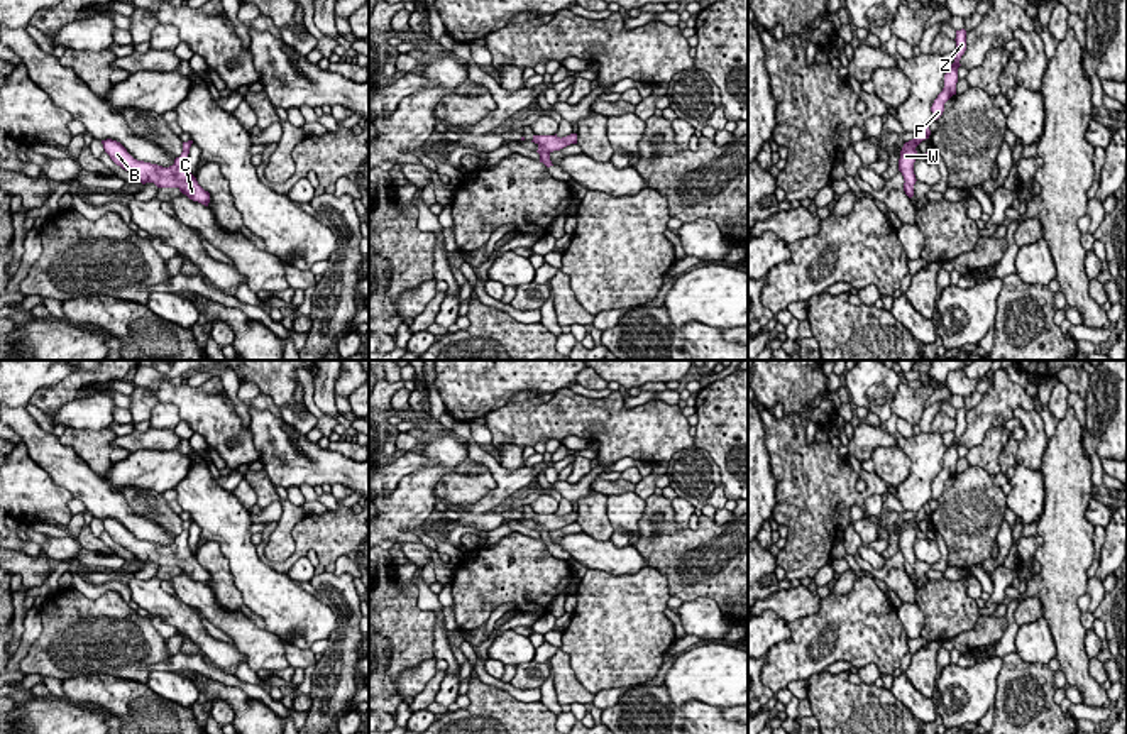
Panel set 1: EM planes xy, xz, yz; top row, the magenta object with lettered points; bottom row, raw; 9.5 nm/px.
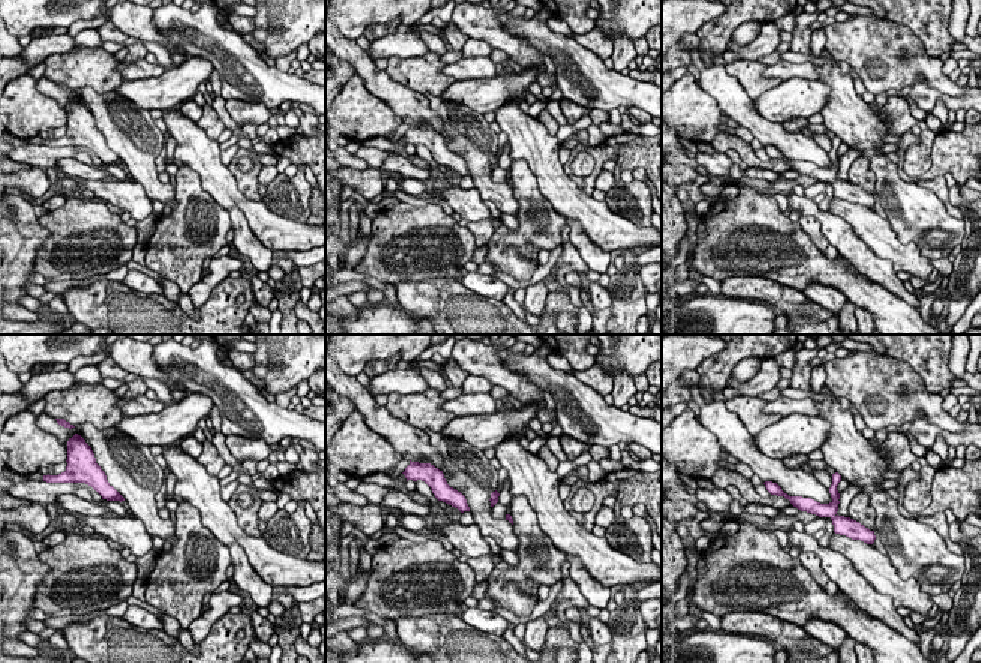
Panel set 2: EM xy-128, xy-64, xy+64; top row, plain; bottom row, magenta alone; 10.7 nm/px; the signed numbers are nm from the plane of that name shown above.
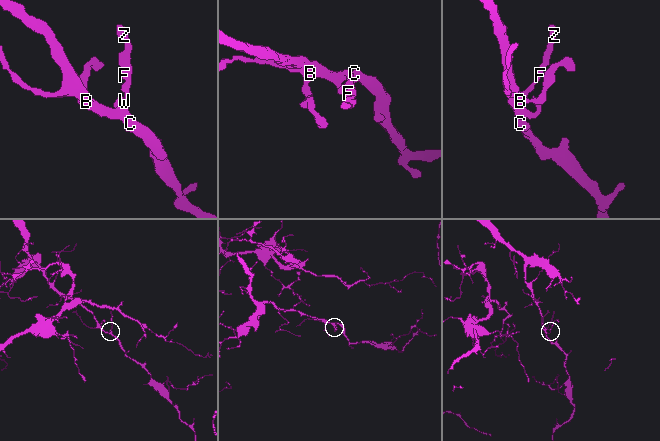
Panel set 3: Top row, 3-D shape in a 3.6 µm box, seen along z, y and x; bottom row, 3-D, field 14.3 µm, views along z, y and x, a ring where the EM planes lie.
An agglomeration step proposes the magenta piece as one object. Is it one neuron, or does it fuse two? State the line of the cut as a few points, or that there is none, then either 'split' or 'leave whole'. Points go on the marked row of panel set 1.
no cut | leave whole

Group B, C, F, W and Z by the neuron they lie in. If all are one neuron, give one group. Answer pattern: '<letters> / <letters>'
B C F W Z

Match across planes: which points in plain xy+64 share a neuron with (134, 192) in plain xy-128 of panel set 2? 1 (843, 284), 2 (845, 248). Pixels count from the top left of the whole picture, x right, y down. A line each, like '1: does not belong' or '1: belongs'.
1: does not belong
2: belongs

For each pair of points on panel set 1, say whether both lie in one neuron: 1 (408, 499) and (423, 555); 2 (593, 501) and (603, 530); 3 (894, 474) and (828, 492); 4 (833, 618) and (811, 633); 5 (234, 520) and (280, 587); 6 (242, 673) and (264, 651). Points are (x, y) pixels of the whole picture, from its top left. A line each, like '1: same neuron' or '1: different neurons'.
1: different neurons
2: same neuron
3: different neurons
4: same neuron
5: same neuron
6: different neurons

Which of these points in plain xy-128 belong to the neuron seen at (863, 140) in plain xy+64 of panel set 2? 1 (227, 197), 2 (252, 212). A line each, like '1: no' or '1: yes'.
1: yes
2: yes

